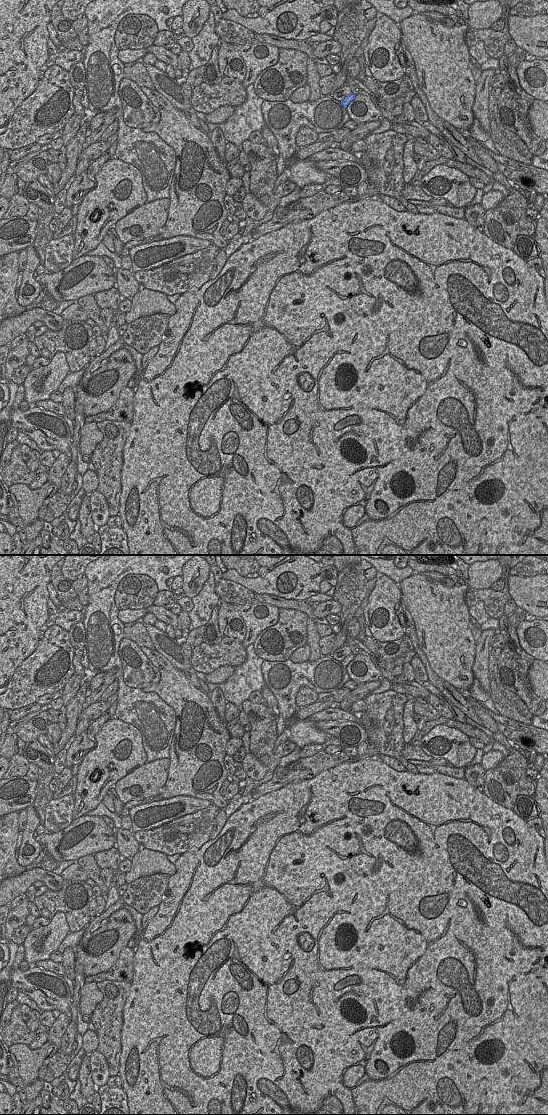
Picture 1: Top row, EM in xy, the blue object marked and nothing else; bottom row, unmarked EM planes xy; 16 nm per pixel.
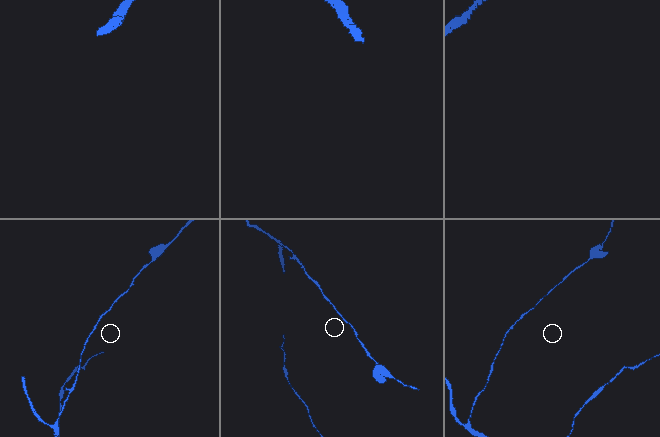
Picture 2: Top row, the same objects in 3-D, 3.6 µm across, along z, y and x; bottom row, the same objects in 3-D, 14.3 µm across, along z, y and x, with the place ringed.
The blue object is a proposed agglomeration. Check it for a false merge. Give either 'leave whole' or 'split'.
leave whole

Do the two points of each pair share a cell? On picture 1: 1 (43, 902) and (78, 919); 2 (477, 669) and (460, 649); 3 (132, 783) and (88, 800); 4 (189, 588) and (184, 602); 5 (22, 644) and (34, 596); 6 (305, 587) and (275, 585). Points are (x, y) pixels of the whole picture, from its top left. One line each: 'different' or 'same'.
1: same
2: different
3: different
4: different
5: same
6: same

